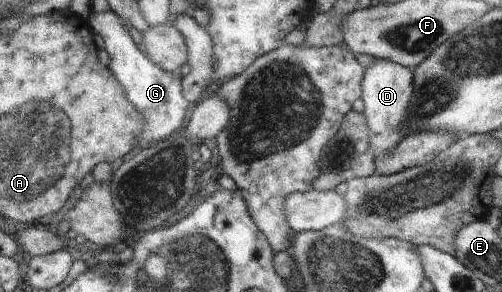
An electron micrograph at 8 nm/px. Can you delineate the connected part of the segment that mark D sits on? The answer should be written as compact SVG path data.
M377 58L366 68L364 79L365 119L368 123L368 141L373 157L384 157L395 151L405 137L401 124L409 115L409 103L412 101L416 84L413 82L413 72L392 60Z

